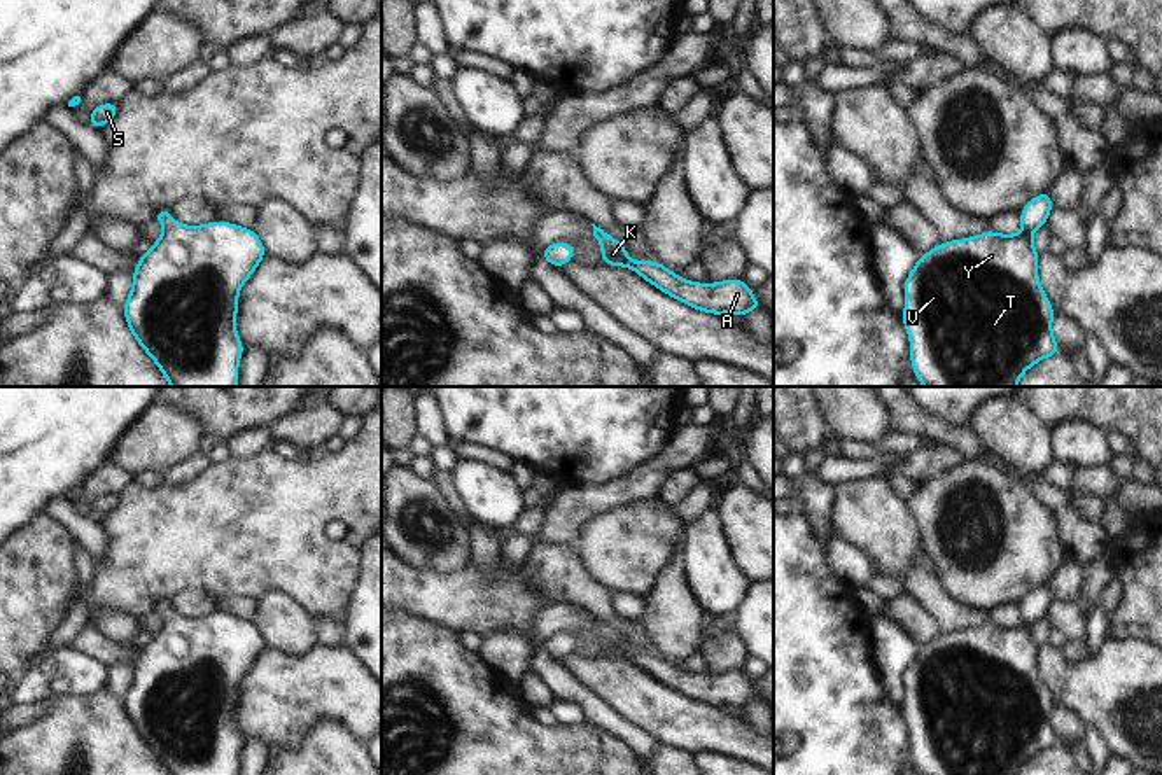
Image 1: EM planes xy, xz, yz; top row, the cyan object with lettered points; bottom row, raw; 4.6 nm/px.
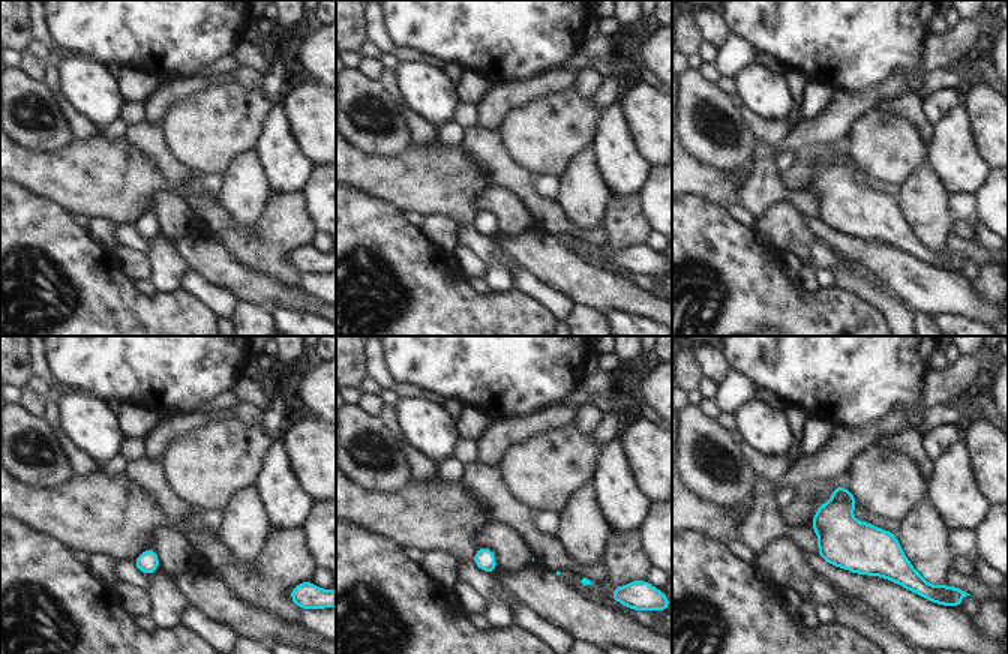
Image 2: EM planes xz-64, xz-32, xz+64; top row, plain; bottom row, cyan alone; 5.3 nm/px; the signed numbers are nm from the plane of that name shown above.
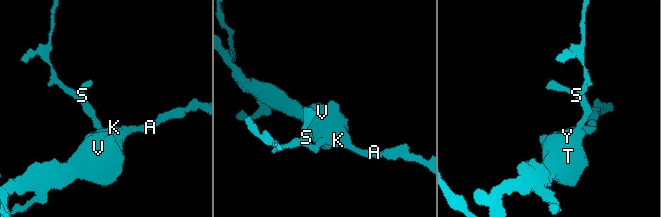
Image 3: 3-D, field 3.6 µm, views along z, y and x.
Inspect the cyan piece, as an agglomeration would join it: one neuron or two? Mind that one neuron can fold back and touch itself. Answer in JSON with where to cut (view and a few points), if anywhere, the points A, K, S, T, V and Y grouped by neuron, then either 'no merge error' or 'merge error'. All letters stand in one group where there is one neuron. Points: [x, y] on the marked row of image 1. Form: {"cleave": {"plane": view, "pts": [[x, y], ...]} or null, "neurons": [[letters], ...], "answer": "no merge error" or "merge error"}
{"cleave": null, "neurons": [["A", "K", "S", "T", "V", "Y"]], "answer": "no merge error"}

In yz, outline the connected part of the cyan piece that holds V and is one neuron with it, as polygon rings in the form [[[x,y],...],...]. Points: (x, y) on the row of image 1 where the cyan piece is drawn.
[[[1046,191],[1020,210],[1020,233],[1010,236],[989,229],[940,243],[919,257],[905,280],[906,304],[901,317],[910,336],[910,362],[924,387],[1017,387],[1031,366],[1062,352],[1052,334],[1054,306],[1038,282],[1040,254],[1032,247],[1032,233],[1046,224],[1050,212],[1052,198]]]

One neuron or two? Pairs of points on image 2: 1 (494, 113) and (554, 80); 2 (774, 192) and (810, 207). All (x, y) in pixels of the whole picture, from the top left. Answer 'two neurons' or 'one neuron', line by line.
1: one neuron
2: one neuron

